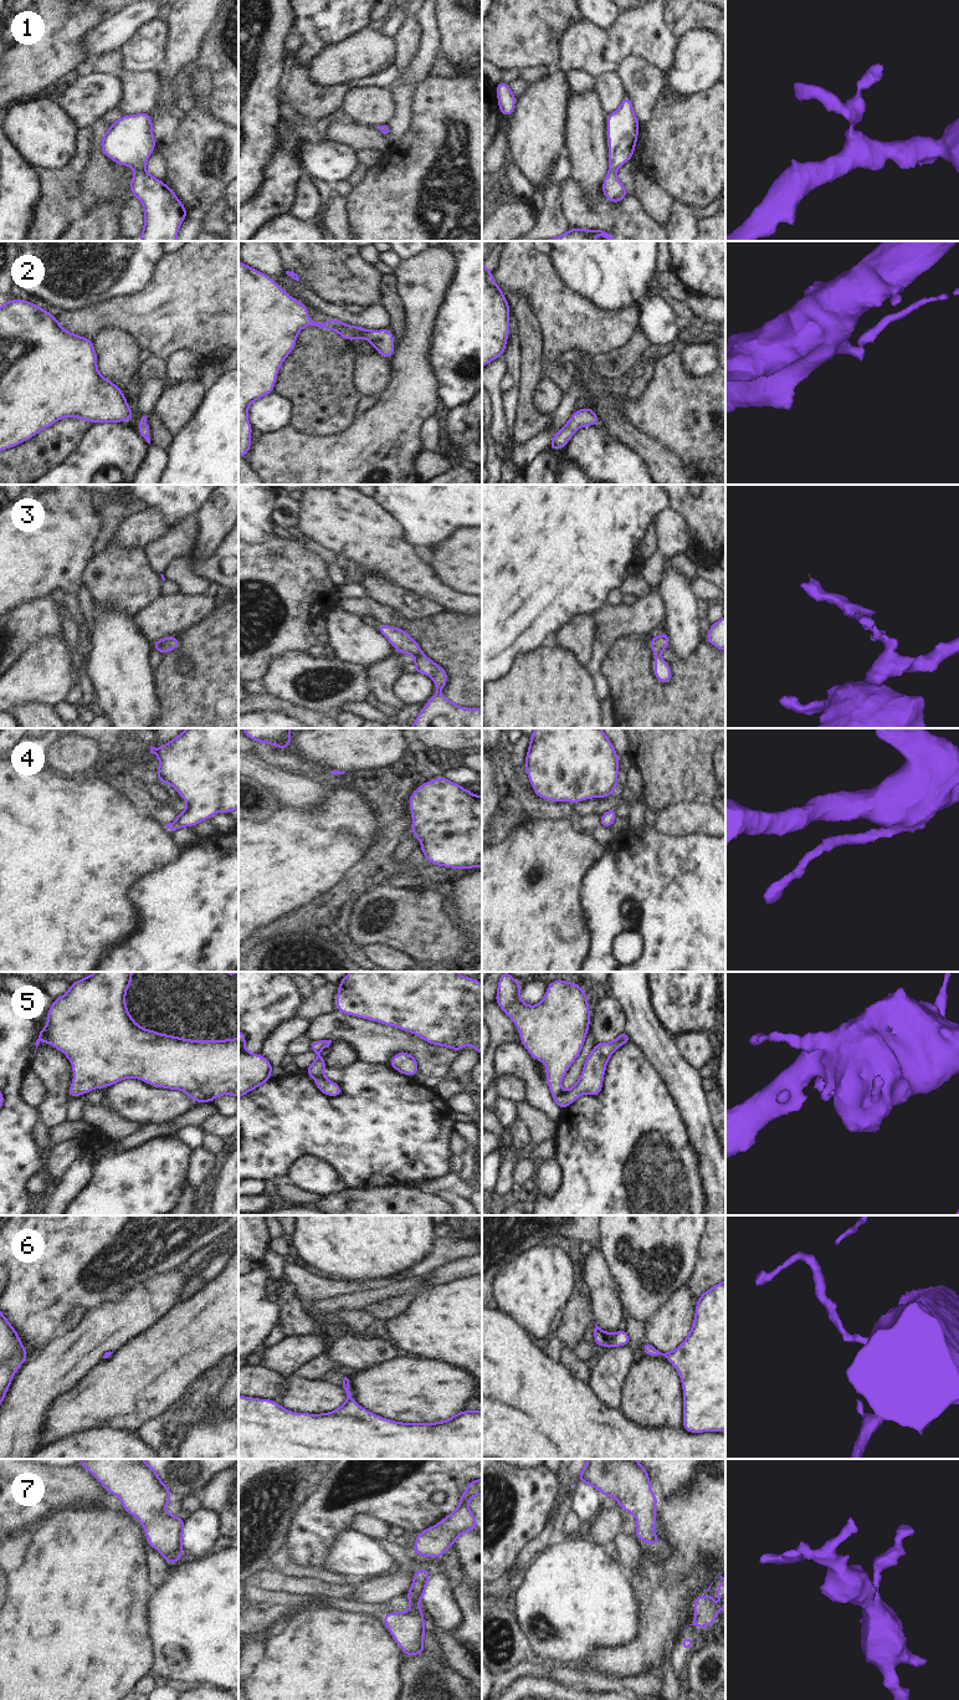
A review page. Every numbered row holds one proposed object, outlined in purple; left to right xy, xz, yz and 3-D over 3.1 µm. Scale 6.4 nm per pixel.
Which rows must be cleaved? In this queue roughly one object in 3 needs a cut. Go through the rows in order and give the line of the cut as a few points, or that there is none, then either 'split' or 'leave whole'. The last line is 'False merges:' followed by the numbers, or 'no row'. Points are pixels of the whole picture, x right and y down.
1: no cut; leave whole
2: no cut; leave whole
3: no cut; leave whole
4: no cut; leave whole
5: no cut; leave whole
6: no cut; leave whole
7: no cut; leave whole
False merges: no row

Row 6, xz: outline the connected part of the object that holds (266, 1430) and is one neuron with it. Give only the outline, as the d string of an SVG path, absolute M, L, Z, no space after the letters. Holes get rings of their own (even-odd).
M344 1377L343 1388L347 1402L338 1409L324 1414L294 1413L283 1409L276 1401L256 1399L239 1396L239 1459L482 1459L482 1410L458 1412L456 1415L439 1423L401 1423L373 1414L353 1401L349 1379Z

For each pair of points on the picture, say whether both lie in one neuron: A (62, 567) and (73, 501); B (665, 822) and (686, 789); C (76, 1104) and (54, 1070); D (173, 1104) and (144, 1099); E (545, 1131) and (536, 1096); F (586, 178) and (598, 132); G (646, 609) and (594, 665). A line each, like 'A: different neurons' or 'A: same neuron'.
A: same neuron
B: different neurons
C: different neurons
D: same neuron
E: different neurons
F: same neuron
G: same neuron

